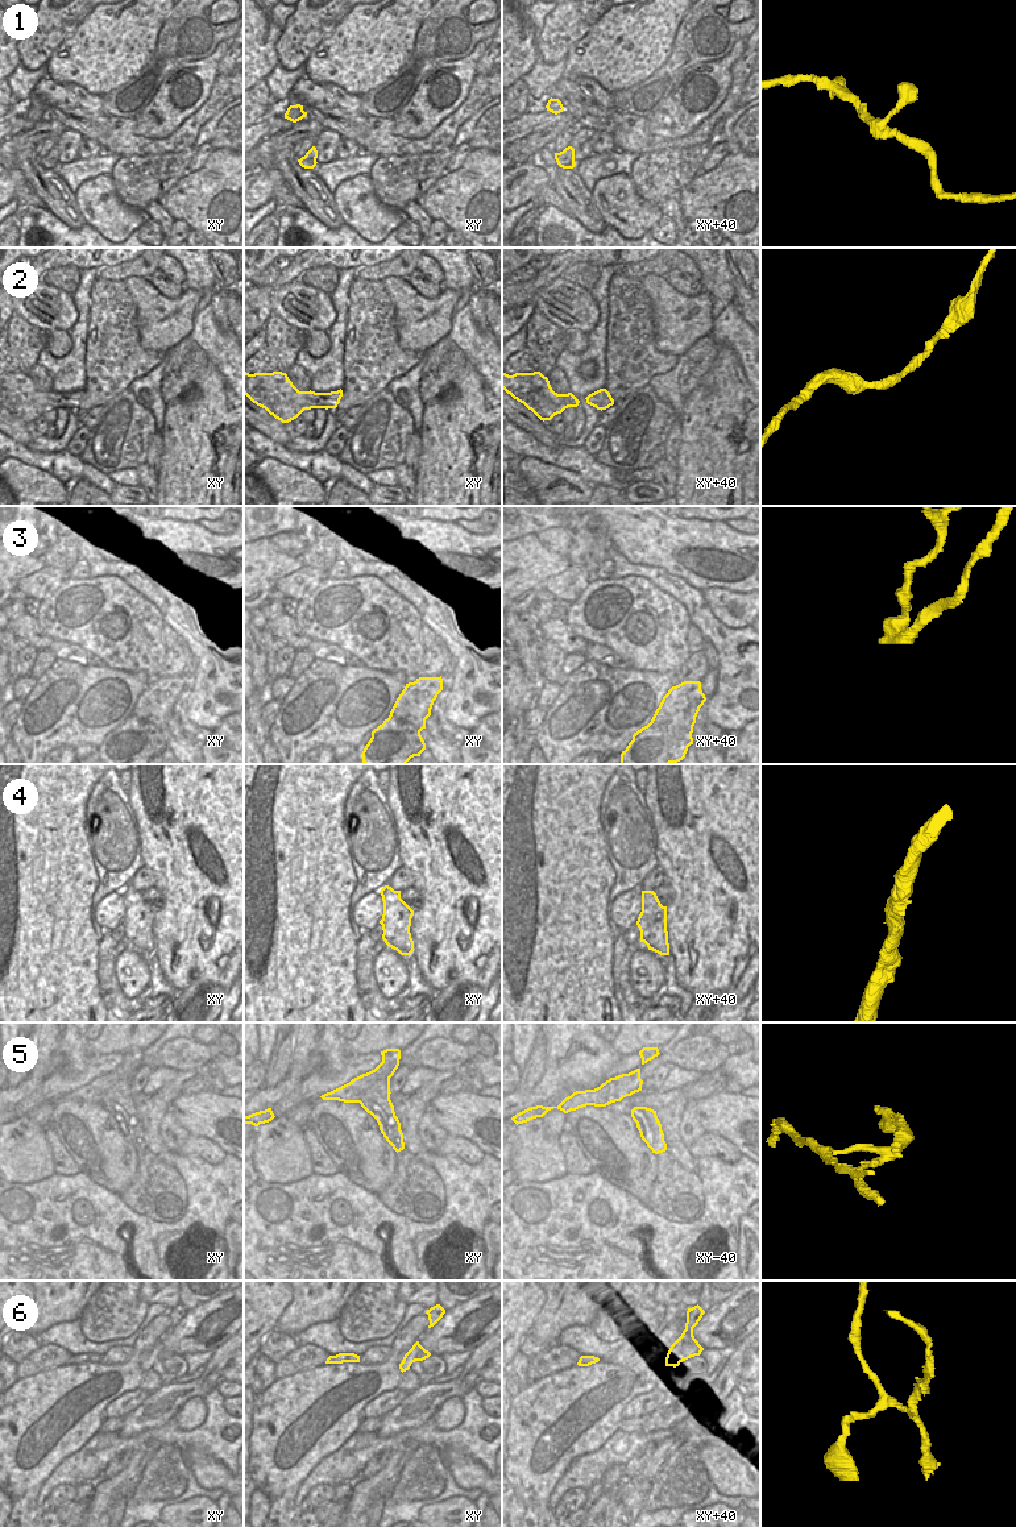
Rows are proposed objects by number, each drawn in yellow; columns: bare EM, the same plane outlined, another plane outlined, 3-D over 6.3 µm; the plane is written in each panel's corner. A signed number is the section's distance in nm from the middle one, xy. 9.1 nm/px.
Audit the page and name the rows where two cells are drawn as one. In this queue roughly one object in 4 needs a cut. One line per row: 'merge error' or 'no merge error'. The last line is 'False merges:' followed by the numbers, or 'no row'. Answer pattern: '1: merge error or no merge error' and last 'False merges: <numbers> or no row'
1: no merge error
2: no merge error
3: merge error
4: no merge error
5: merge error
6: merge error
False merges: 3, 5, 6

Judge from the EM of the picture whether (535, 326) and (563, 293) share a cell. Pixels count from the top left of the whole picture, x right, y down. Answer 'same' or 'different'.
different

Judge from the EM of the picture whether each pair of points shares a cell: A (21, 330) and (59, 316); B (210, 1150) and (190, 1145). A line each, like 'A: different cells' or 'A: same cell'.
A: different cells
B: same cell

